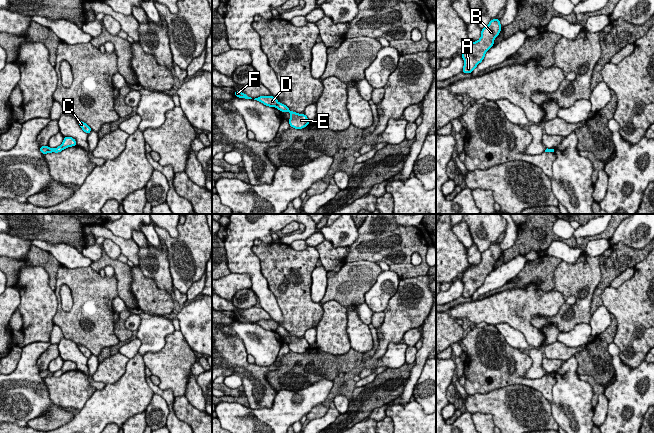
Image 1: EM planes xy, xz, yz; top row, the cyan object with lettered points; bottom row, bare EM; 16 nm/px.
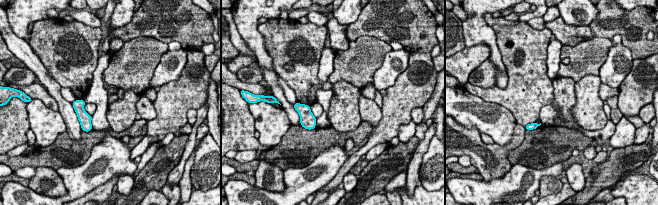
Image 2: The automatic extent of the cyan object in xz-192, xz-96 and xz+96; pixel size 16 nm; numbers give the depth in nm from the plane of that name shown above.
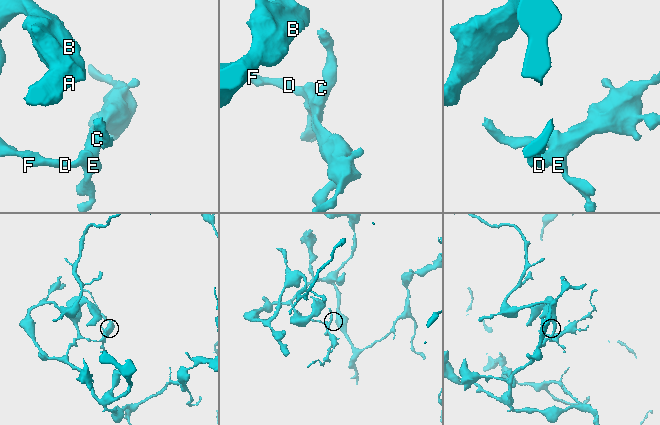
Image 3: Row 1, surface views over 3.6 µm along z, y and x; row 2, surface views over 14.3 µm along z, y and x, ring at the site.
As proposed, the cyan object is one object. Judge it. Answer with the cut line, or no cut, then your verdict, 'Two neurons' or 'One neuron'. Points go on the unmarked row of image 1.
Split along xz (278, 327), (275, 330). Two neurons

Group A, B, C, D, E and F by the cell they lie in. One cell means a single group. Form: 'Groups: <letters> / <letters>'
Groups: A B D F / C E

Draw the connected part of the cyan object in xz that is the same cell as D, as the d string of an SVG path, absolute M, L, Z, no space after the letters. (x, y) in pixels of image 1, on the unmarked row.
M259 320L259 321L255 322L254 324L259 325L269 331L276 331L278 328L278 323L275 322L274 320L269 320L269 321Z

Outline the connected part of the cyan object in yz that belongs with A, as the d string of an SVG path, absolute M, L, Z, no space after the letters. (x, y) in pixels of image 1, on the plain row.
M494 242L487 250L481 253L481 261L479 264L468 267L461 275L464 284L463 297L472 297L477 289L483 285L486 276L494 269L494 263L500 256L500 244Z

